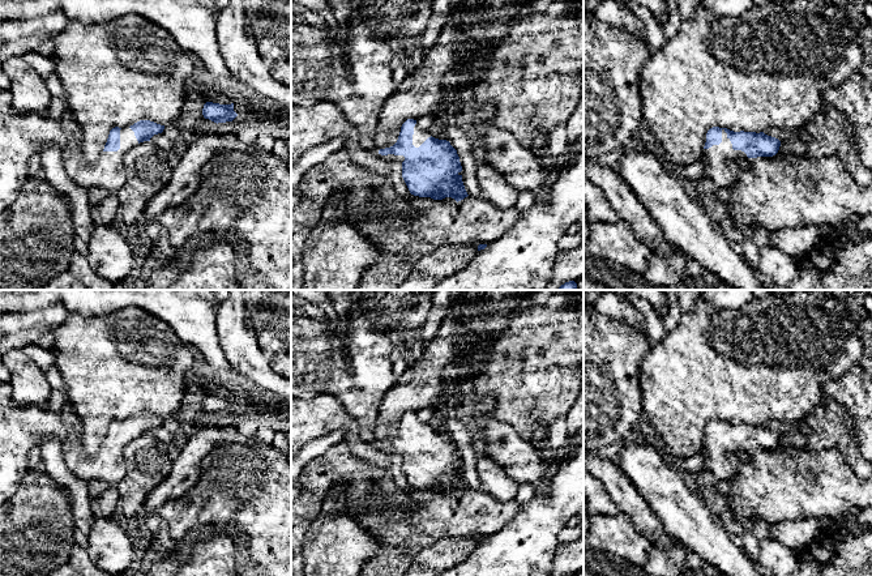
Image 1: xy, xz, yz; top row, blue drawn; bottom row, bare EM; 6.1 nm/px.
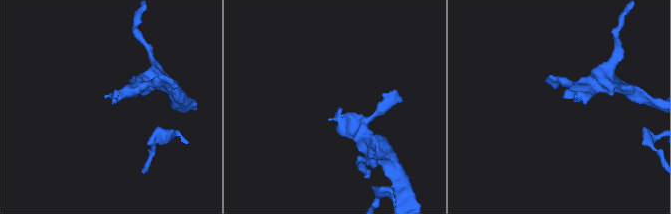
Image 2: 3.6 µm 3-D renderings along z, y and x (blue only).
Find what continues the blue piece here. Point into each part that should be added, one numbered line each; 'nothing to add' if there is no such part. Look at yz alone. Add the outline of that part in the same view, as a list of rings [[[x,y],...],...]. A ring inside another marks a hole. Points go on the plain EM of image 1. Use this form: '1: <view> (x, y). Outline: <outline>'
1: yz (723, 456). Outline: [[[722,422],[722,435],[704,443],[706,461],[704,469],[689,478],[693,487],[717,487],[727,482],[741,462],[741,456],[751,451],[741,443],[734,443],[730,431]]]

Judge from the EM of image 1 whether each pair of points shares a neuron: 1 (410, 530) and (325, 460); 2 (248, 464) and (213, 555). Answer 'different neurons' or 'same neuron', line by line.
1: same neuron
2: different neurons

